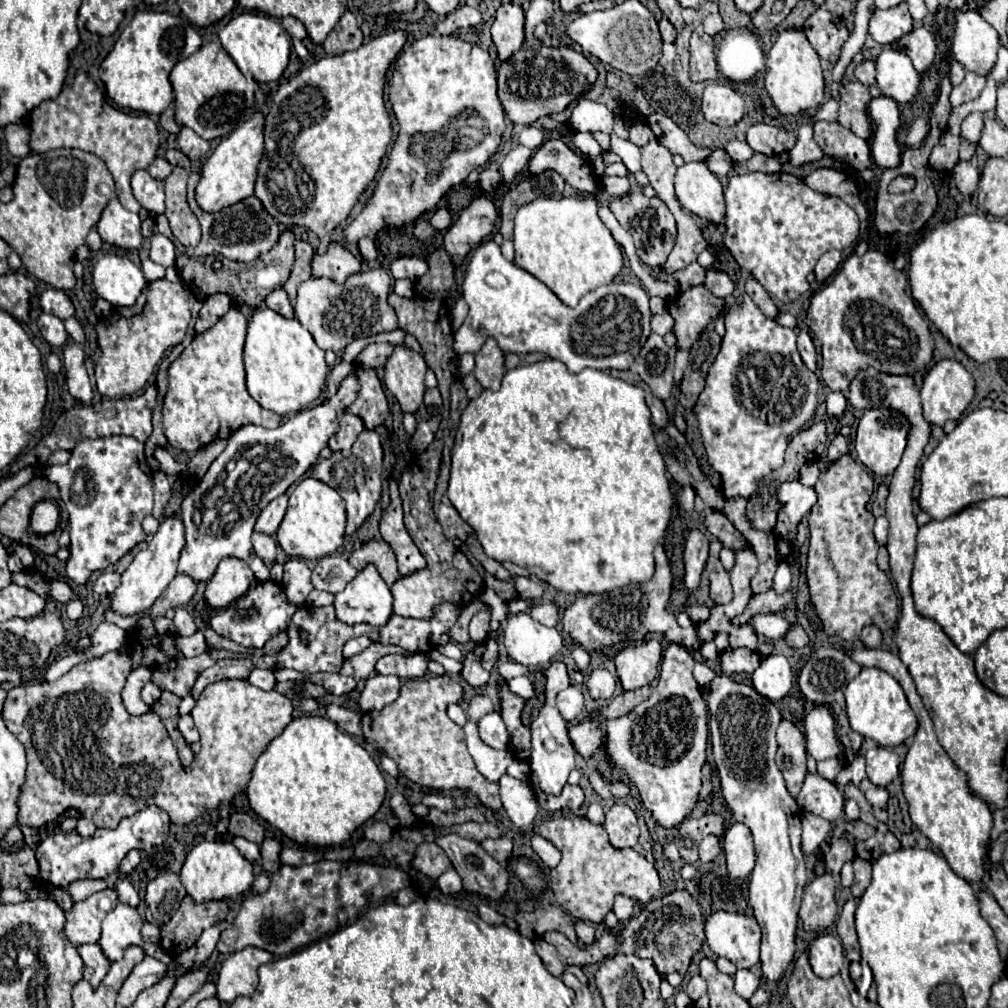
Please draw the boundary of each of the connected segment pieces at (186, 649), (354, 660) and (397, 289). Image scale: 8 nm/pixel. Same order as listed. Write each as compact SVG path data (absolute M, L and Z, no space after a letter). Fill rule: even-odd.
M202 631L192 635L192 637L180 637L176 635L176 649L180 649L180 653L184 657L196 657L200 653L204 653L204 637Z
M372 643L368 649L364 649L364 653L358 653L356 657L350 657L350 665L354 669L354 677L356 679L368 679L368 675L374 671L374 665L380 657L384 655L392 655L392 653L398 653L398 655L410 655L410 653L404 653L404 649L396 649L396 645L380 645L380 643Z
M398 279L394 283L394 293L400 297L414 297L414 287L410 279Z

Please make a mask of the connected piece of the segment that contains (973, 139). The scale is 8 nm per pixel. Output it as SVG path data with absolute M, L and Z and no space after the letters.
M970 113L964 121L962 121L962 133L960 137L964 141L968 141L970 145L978 145L978 139L980 139L980 133L984 129L984 113Z

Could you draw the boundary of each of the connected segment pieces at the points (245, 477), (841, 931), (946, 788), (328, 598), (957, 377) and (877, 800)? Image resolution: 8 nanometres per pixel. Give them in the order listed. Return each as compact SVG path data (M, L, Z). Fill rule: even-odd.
M352 363L352 367L352 375L342 379L336 395L326 403L314 409L298 411L272 431L260 425L244 425L230 435L226 449L210 465L206 475L198 481L196 489L182 501L180 517L186 525L186 545L180 553L178 573L192 577L196 583L202 583L214 575L218 563L224 557L240 557L252 565L258 581L266 581L270 577L270 569L252 549L250 535L254 531L254 523L264 505L282 495L298 477L302 477L318 461L320 451L328 447L328 439L340 427L340 417L360 391L360 383L354 375L360 371L360 365ZM208 507L216 509L218 513L216 525L208 525Z
M856 897L848 899L842 907L842 913L840 913L840 919L836 923L836 933L844 945L844 953L846 953L846 959L850 961L858 961L858 953L860 953L860 947L858 947L858 937L856 937L856 929L854 929L854 911L858 907L858 901Z
M858 647L858 649L848 651L848 655L860 667L884 669L902 685L908 697L908 703L918 717L918 731L902 763L902 793L908 801L910 819L940 849L940 853L944 855L944 859L948 861L950 869L956 875L960 875L968 883L982 881L982 877L986 875L986 855L988 855L988 845L990 845L990 829L994 821L992 813L986 803L982 803L978 797L970 793L966 785L966 775L952 763L952 759L940 747L934 733L932 719L928 711L924 709L920 695L916 693L916 687L908 669L902 665L898 655L892 655L890 651L882 651L882 649Z
M312 591L310 593L310 605L330 605L334 601L334 595L328 591Z
M952 359L936 361L934 367L926 373L922 389L920 389L924 417L930 425L938 425L938 427L942 427L950 419L956 421L964 413L964 409L970 405L972 397L974 397L974 379L972 379L972 375L958 361L952 361Z
M864 779L860 783L860 791L864 793L864 797L868 799L868 803L874 809L874 815L878 821L886 821L886 803L888 803L888 791L874 785L870 779Z

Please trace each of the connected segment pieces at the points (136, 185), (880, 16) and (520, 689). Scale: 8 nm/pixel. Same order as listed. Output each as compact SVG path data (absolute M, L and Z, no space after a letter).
M140 169L132 175L132 191L152 217L164 213L164 181L154 179L148 171Z
M906 1L886 11L876 9L870 19L870 35L876 43L882 45L890 45L910 31L912 31L912 17L908 13Z
M516 677L516 679L510 679L510 681L508 681L508 687L510 687L512 693L520 695L520 697L526 699L526 701L534 695L534 687L532 687L532 683L530 683L528 677Z

